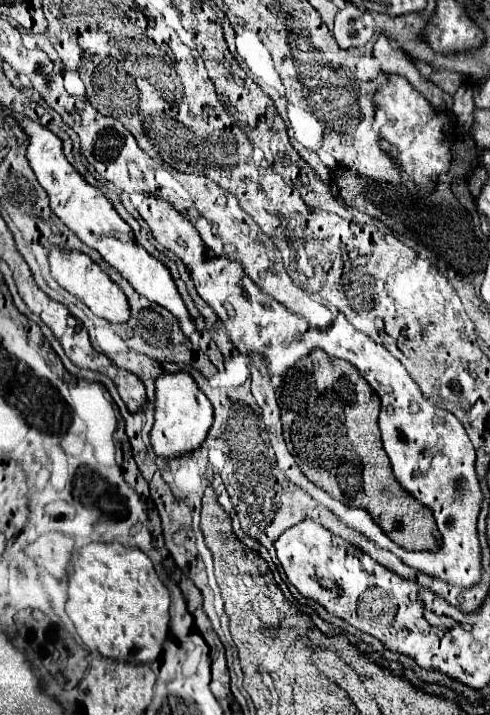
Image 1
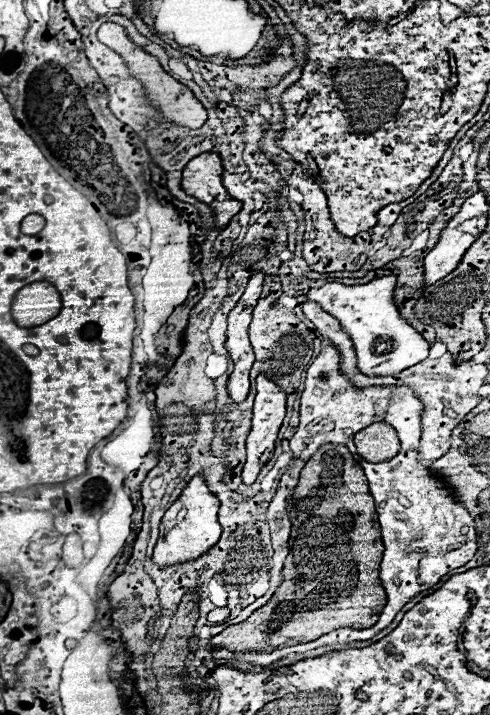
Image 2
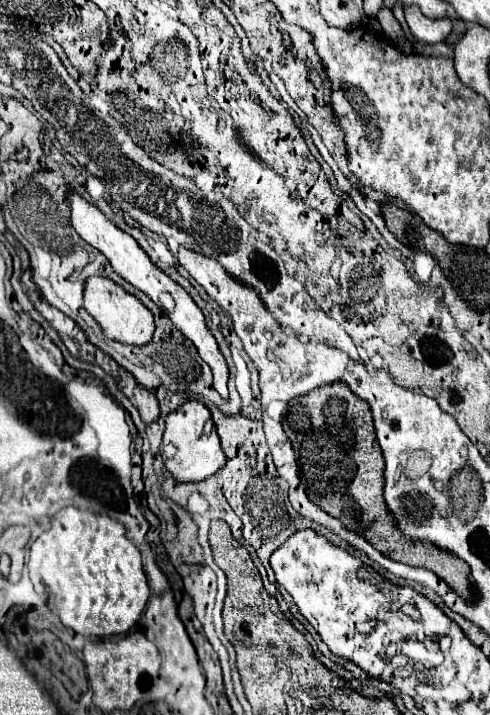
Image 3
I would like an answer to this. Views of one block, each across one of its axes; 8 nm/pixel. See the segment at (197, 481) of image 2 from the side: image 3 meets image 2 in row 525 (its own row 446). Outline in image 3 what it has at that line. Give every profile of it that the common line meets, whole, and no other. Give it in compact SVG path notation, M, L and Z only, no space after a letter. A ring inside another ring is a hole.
M190 400L180 410L166 418L164 440L160 446L160 456L164 460L166 470L178 482L200 482L220 472L226 466L226 456L220 448L220 440L212 422L208 408L202 402Z

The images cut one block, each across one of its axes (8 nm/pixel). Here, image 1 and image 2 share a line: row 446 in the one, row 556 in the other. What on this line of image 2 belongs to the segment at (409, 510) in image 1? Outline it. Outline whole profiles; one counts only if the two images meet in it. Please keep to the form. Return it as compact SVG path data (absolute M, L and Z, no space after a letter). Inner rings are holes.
M324 444L306 462L300 474L300 482L294 488L288 504L288 516L292 522L290 552L284 562L284 582L278 586L272 600L256 610L240 624L228 626L224 632L210 640L210 646L222 646L232 652L256 650L270 652L282 646L294 646L300 642L312 642L338 628L370 628L378 622L382 608L386 606L386 590L380 582L380 562L384 554L382 534L378 526L378 514L370 496L362 466L354 460L344 444Z

